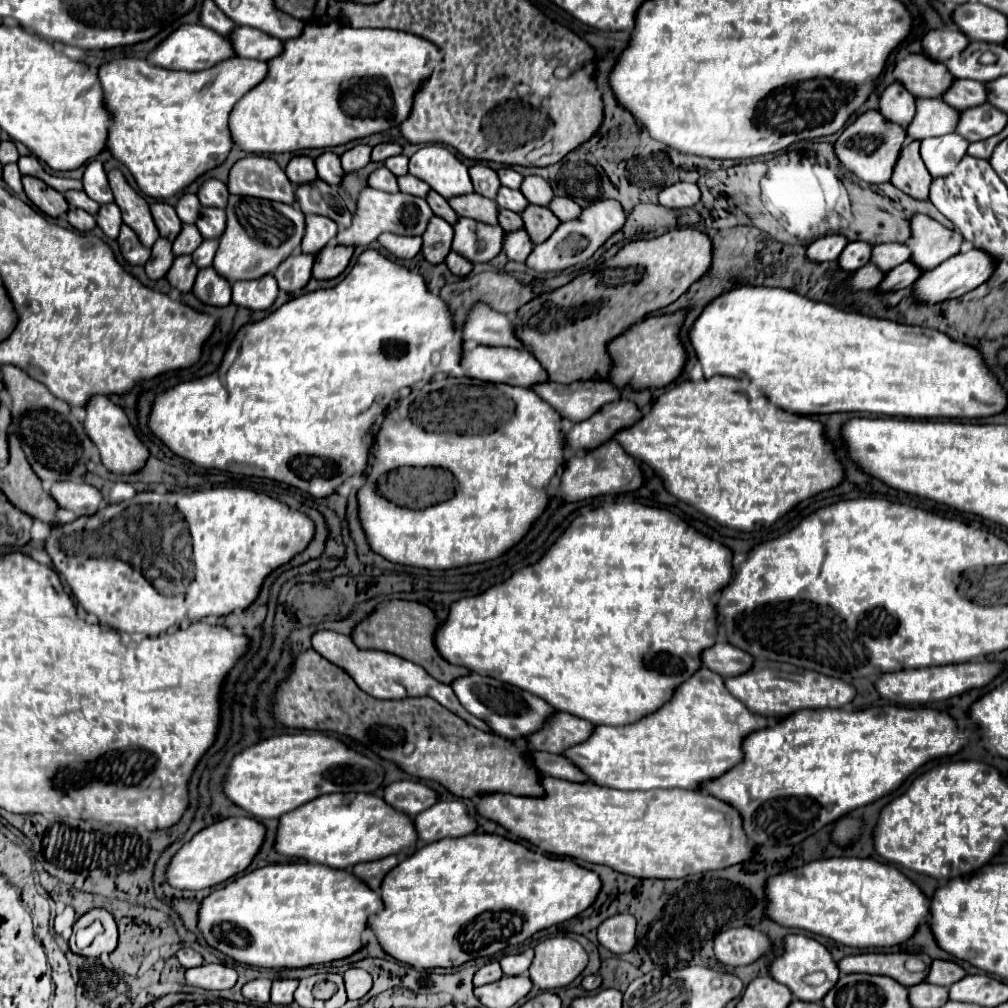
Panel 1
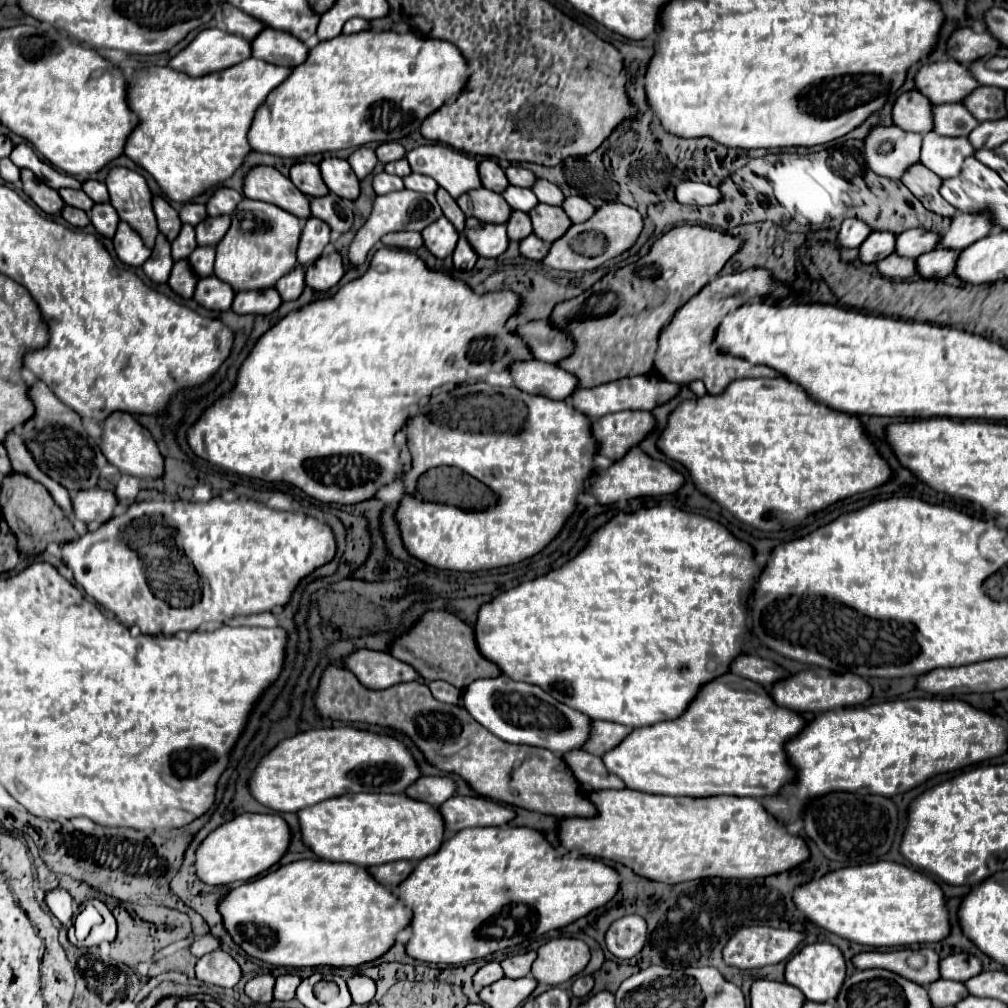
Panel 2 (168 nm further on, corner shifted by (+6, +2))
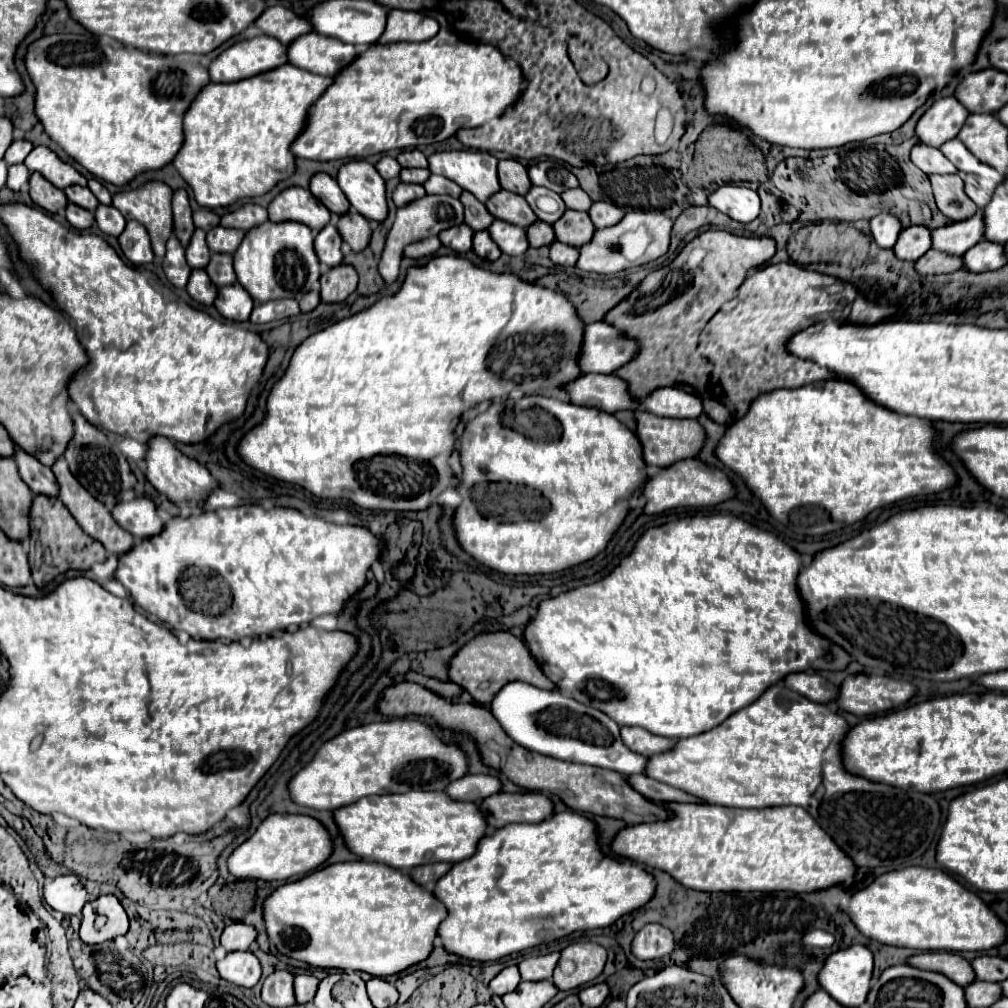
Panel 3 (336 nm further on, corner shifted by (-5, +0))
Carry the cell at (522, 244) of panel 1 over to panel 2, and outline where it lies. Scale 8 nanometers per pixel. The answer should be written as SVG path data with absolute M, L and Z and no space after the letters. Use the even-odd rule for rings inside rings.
M530 234L526 240L520 242L520 252L522 252L522 256L526 256L526 258L530 258L530 260L540 262L540 260L544 260L544 256L546 256L546 242L540 240L538 236Z

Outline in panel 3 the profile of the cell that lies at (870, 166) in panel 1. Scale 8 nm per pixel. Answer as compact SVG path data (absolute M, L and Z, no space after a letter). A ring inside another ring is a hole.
M919 142L919 144L915 144L911 148L909 158L927 176L929 174L951 174L951 172L957 172L957 170L953 170L953 164L937 148L927 146L923 142Z

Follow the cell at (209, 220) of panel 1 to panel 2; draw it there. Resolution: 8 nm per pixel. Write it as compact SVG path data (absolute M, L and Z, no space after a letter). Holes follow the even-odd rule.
M230 216L206 218L196 226L196 242L198 246L216 246L230 228Z

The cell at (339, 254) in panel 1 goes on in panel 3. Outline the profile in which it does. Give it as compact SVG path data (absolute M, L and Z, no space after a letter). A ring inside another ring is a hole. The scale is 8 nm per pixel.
M339 264L321 276L321 300L345 302L345 298L357 288L357 272L349 264Z

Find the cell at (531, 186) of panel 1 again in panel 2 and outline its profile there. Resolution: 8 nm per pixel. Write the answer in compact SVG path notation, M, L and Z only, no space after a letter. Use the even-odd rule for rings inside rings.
M538 180L534 186L532 186L532 192L538 196L540 202L544 204L554 204L554 206L560 206L562 200L564 200L564 194L562 190L552 184L552 182L546 182L546 180Z

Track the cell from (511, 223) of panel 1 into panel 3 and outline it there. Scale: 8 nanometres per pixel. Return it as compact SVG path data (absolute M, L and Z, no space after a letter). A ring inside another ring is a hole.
M533 222L529 228L527 228L527 240L533 248L539 248L539 246L549 246L553 240L555 240L555 234L553 234L553 226L547 224L547 222Z

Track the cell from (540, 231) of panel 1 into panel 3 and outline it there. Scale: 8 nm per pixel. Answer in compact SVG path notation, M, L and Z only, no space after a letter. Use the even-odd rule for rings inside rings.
M565 210L563 216L553 224L553 230L555 230L557 240L561 240L563 244L579 248L591 240L595 226L593 226L587 212Z

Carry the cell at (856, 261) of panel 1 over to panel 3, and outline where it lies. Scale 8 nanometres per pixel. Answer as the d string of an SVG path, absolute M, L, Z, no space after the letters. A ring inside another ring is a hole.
M909 226L901 230L893 252L899 260L917 260L921 254L925 254L931 248L931 238L929 238L929 228L925 226Z

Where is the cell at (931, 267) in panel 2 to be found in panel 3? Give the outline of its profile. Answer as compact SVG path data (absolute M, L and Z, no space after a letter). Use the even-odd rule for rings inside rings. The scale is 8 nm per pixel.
M985 240L977 242L961 258L963 258L963 270L967 272L987 272L1005 266L1003 246Z

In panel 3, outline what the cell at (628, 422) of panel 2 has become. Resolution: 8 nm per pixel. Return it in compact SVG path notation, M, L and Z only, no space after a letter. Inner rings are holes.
M635 410L633 414L635 414L635 422L637 422L635 436L641 442L643 460L647 464L649 472L657 472L659 468L665 468L683 458L691 458L703 446L705 432L699 426L699 422L693 418L661 418L661 416L655 416L649 412L641 412L641 410Z

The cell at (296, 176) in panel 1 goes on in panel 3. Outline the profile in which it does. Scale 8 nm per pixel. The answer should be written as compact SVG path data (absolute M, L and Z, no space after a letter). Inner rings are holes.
M317 172L311 178L309 190L315 194L317 200L321 200L331 212L335 214L345 214L349 210L349 200L345 198L345 194L341 192L341 188L337 186L335 178L331 178L325 172Z

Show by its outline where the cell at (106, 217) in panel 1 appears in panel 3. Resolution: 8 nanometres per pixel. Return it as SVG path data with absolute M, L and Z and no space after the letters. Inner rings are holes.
M99 204L95 210L95 220L103 234L119 236L125 230L125 218L119 214L119 210L115 206Z

